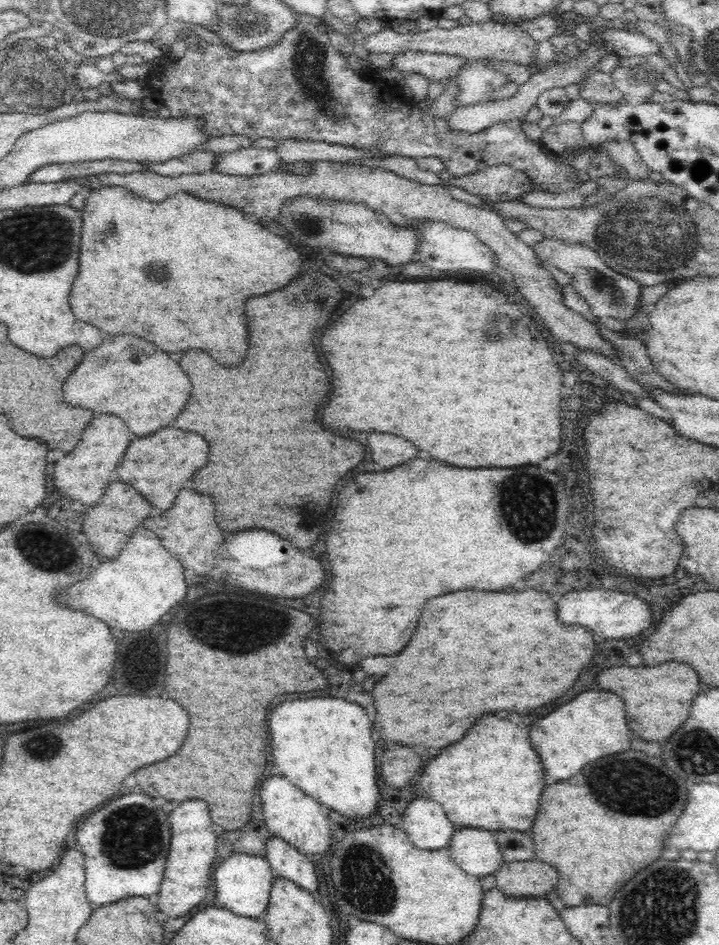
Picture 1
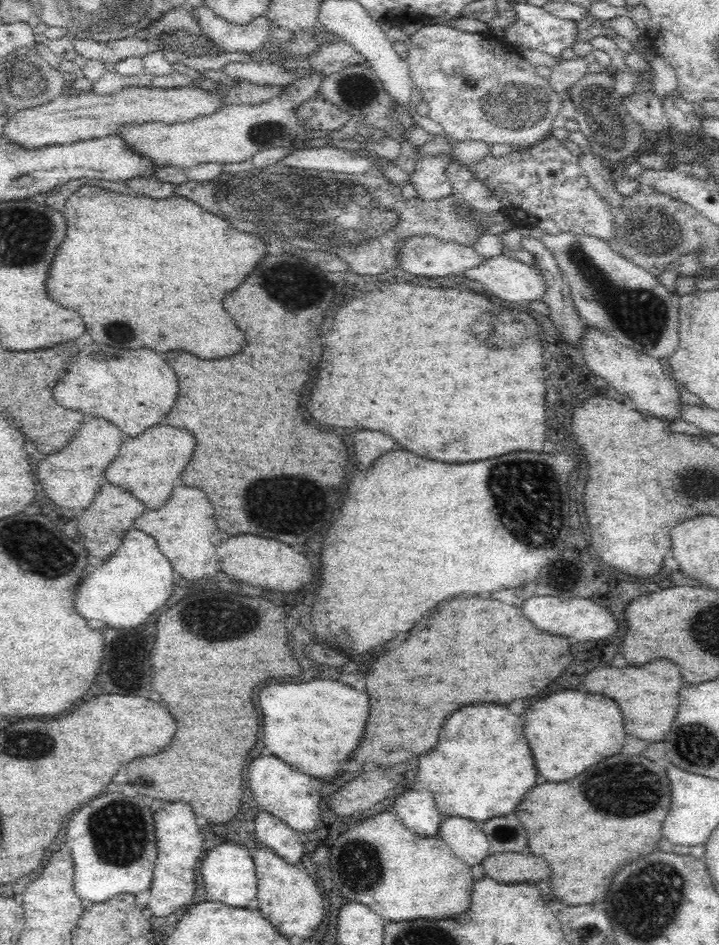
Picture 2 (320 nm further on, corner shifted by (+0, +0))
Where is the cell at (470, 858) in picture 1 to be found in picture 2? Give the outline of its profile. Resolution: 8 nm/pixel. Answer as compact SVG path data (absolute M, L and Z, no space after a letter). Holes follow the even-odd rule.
M443 816L438 835L462 862L480 864L490 852L490 843L479 823L460 816Z

